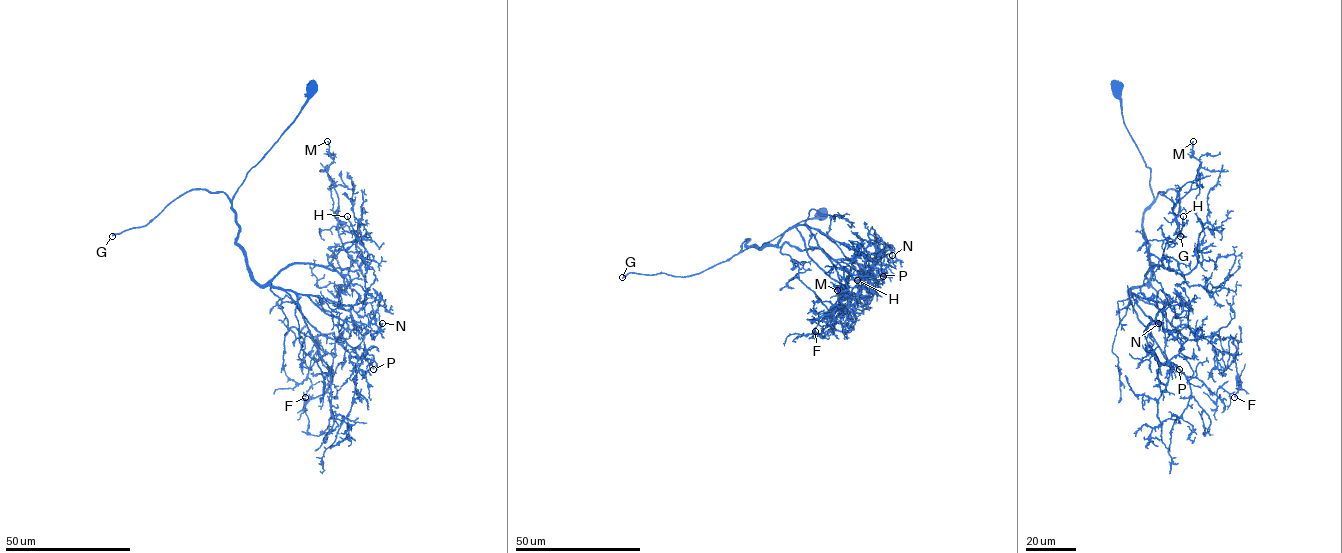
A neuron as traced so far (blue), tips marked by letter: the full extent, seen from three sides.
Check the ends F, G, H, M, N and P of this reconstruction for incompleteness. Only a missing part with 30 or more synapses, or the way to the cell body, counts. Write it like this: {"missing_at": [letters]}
{"missing_at": ["G", "H"]}

